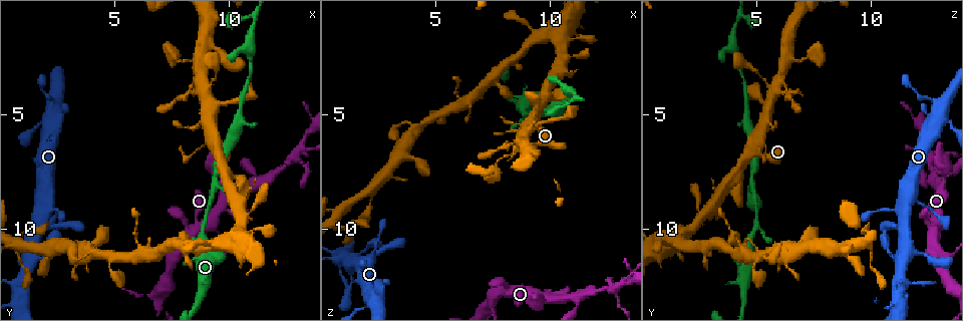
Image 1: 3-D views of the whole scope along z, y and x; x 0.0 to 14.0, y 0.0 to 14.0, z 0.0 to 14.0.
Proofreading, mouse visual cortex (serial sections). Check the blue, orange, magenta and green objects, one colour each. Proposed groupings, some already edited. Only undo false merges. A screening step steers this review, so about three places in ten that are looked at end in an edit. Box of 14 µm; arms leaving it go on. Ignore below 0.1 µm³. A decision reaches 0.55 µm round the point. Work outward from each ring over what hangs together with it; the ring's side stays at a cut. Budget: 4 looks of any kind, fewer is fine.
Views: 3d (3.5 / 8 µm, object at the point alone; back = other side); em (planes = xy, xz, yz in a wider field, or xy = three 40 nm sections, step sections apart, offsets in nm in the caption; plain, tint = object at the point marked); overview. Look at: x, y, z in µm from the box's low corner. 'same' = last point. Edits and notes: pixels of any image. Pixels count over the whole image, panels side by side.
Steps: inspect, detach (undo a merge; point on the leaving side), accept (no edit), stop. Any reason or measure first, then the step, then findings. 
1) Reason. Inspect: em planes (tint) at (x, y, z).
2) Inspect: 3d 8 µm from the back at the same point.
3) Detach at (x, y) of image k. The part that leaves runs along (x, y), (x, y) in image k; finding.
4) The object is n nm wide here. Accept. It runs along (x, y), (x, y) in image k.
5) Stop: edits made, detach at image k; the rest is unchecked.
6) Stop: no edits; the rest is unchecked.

Abrupt turn. Inspect: 3d 3.5 µm from the back at (2.1, 5.2, 13.2).

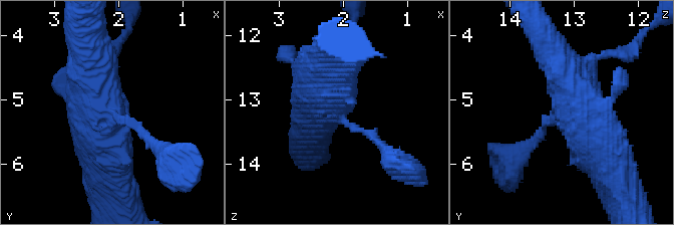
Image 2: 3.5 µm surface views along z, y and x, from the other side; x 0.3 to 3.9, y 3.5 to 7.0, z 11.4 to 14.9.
Accept. It runs along (601, 165), (553, 54) in image 2; all the same cell.

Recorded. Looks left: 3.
Abrupt turn. Inspect: 3d 3.5 µm from the back at (9.3, 8.3, 4.8).

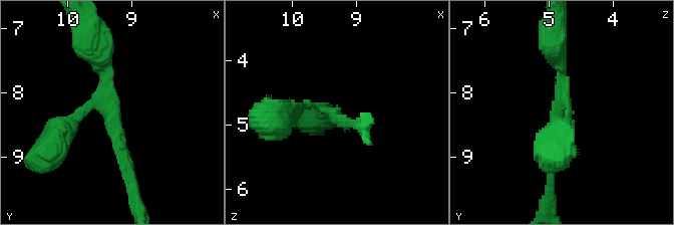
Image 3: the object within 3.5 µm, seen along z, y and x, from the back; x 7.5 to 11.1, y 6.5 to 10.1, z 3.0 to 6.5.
3 arms meet here; the arms are 150, 200, 250 nm wide; shape alone is not enough. Inspect: em xy step 5 (tint) at (9.30, 8.20, 4.80).

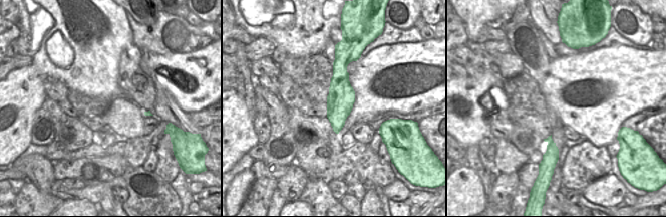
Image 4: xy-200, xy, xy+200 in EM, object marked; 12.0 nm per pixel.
Accept. It runs along (128, 170), (94, 46) in image 3; one cell here.

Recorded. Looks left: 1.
Stop: no edits; the rest is unchecked.

